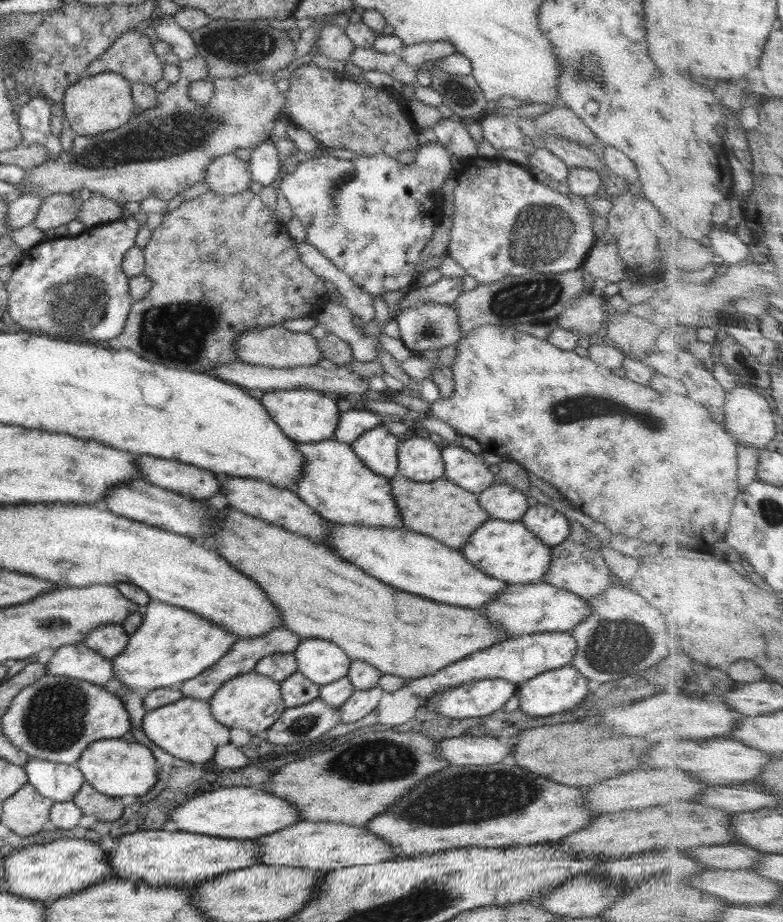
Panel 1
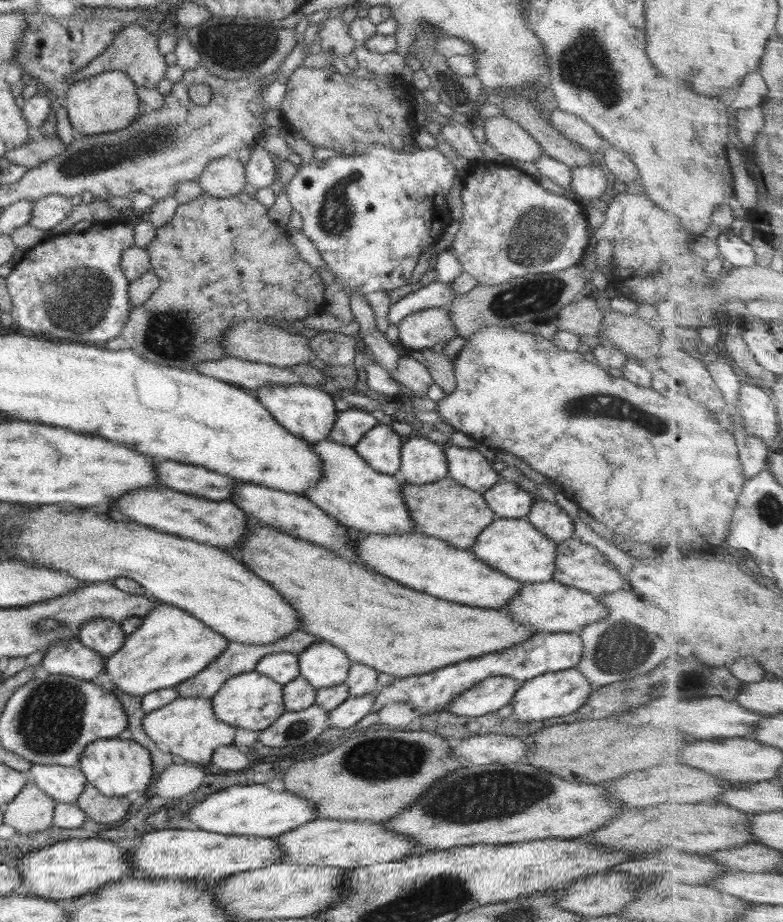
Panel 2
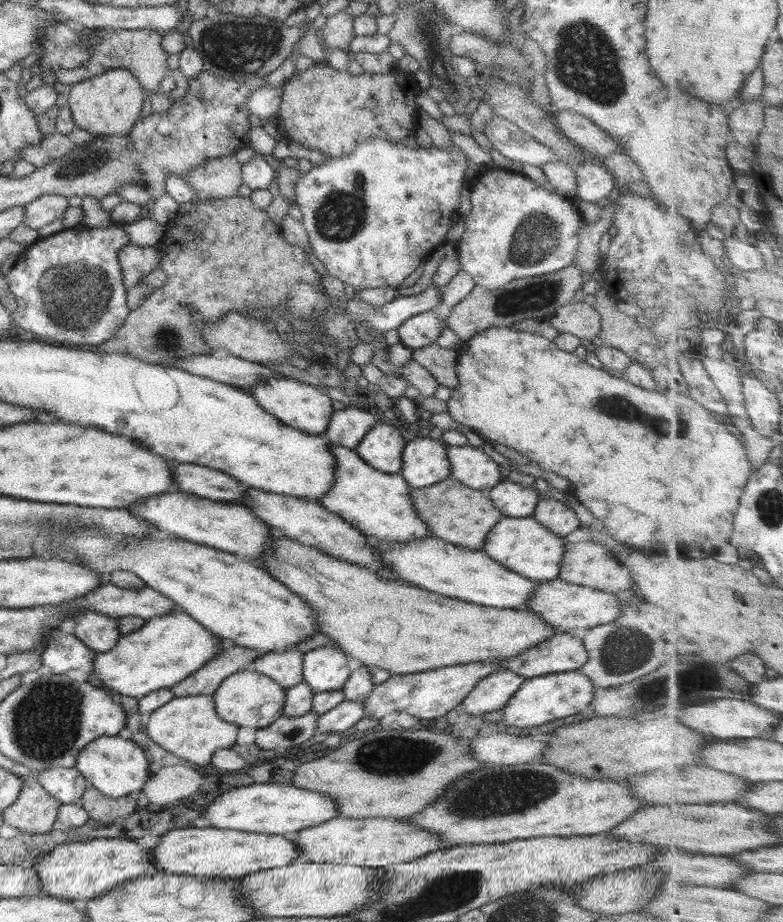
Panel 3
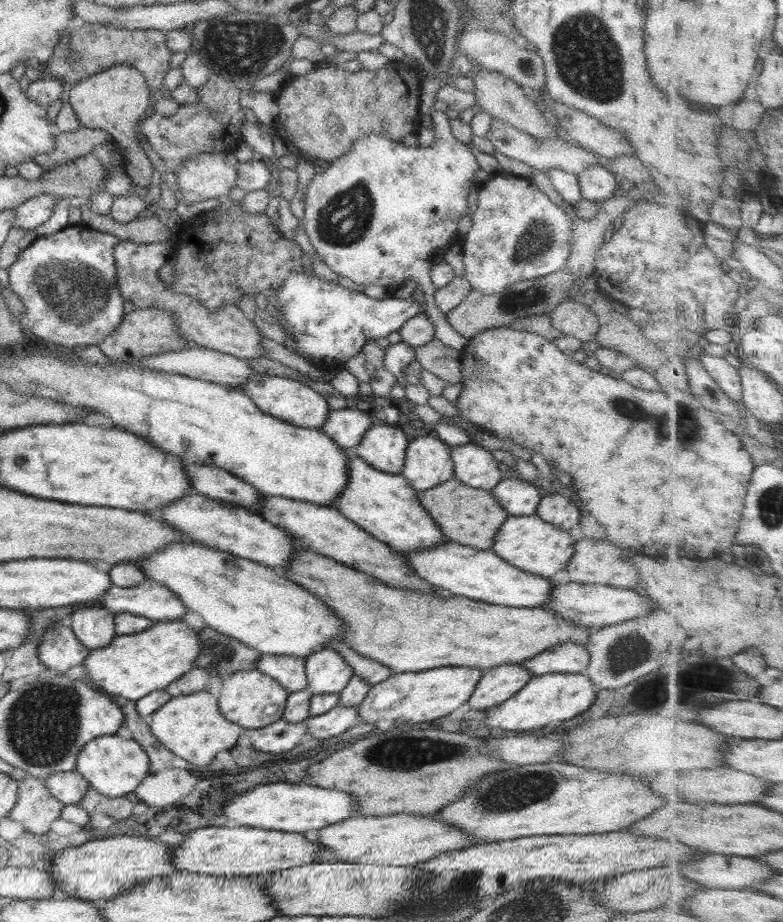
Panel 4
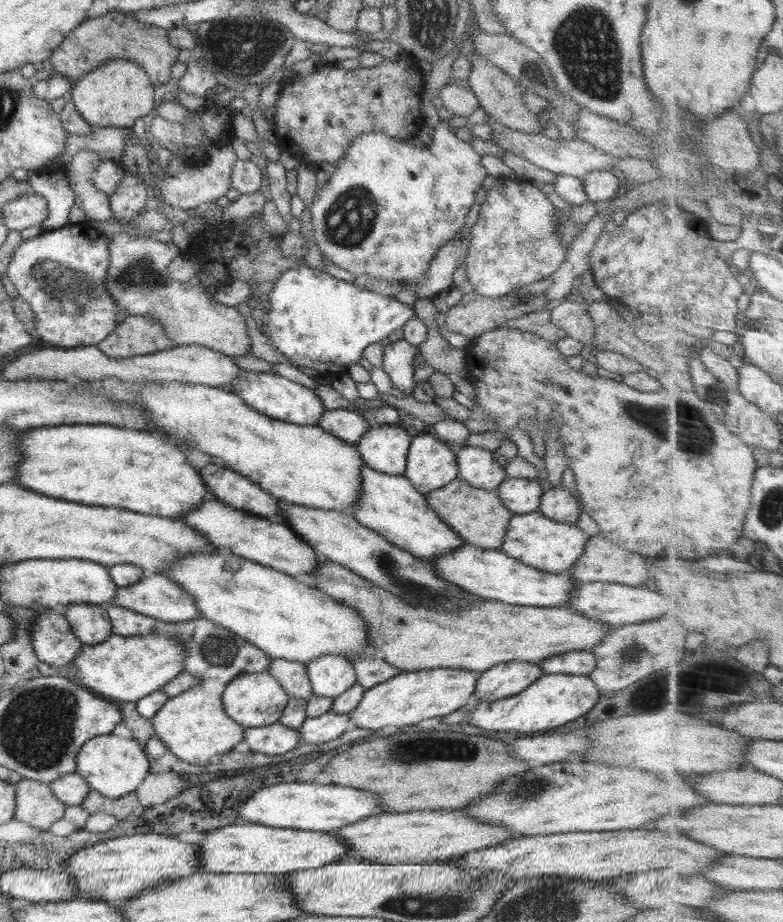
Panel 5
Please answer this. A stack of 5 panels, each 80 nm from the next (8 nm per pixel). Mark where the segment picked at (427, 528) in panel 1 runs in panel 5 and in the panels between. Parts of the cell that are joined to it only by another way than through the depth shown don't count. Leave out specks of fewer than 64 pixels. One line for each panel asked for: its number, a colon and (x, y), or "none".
2: (446, 510)
3: (460, 515)
4: (470, 516)
5: (479, 517)

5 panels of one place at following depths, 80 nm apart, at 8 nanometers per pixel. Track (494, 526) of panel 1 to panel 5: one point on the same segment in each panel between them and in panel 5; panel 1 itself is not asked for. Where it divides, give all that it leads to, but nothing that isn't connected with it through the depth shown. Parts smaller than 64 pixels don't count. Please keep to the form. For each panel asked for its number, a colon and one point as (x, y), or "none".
2: (514, 547)
3: (521, 544)
4: (527, 542)
5: (541, 543)

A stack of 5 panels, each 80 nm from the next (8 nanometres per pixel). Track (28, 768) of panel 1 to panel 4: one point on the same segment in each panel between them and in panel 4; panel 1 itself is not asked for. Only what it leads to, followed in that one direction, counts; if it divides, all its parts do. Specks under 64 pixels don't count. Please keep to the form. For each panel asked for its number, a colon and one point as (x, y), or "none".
2: (65, 784)
3: (67, 785)
4: (68, 787)

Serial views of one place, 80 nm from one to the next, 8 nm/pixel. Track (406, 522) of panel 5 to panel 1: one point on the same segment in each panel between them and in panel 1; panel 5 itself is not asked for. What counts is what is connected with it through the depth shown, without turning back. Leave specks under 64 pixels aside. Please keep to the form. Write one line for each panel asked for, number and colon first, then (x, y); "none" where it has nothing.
1: (335, 483)
2: (351, 491)
3: (378, 504)
4: (385, 505)

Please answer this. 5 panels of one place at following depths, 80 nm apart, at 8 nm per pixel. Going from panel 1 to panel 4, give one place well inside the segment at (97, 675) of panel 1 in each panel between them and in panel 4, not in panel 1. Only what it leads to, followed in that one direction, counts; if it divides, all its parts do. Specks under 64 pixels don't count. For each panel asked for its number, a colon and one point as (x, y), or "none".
2: (70, 657)
3: (64, 652)
4: (59, 650)

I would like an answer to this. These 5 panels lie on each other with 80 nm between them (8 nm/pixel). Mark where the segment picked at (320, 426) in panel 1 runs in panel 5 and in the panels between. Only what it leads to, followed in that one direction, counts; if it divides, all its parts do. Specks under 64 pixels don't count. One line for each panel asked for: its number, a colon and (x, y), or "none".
2: (308, 412)
3: (305, 407)
4: (292, 401)
5: (275, 396)

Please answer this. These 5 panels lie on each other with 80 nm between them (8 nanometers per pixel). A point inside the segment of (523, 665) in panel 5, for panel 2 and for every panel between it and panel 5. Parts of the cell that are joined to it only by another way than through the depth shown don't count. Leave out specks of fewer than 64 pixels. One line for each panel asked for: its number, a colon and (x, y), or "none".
2: (492, 693)
3: (491, 694)
4: (497, 684)

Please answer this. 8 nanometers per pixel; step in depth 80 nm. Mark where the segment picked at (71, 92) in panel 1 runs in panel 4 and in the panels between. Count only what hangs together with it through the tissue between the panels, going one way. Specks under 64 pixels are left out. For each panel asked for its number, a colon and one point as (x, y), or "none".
2: (108, 102)
3: (110, 103)
4: (114, 100)

